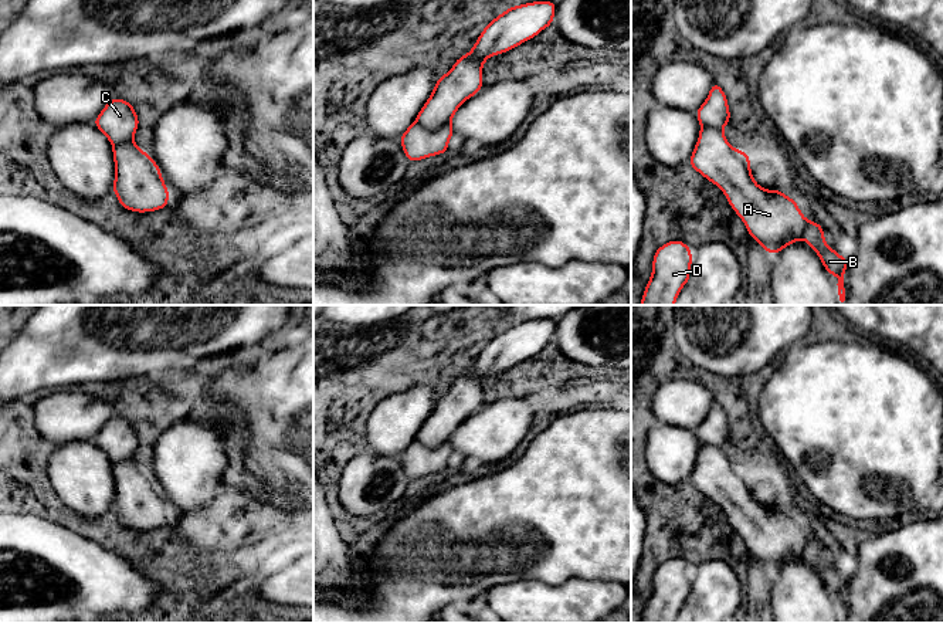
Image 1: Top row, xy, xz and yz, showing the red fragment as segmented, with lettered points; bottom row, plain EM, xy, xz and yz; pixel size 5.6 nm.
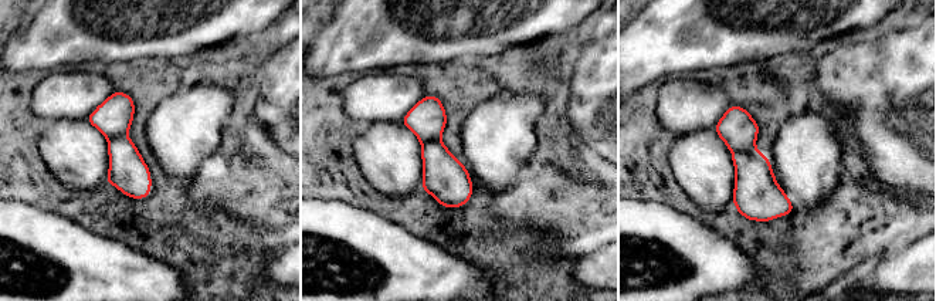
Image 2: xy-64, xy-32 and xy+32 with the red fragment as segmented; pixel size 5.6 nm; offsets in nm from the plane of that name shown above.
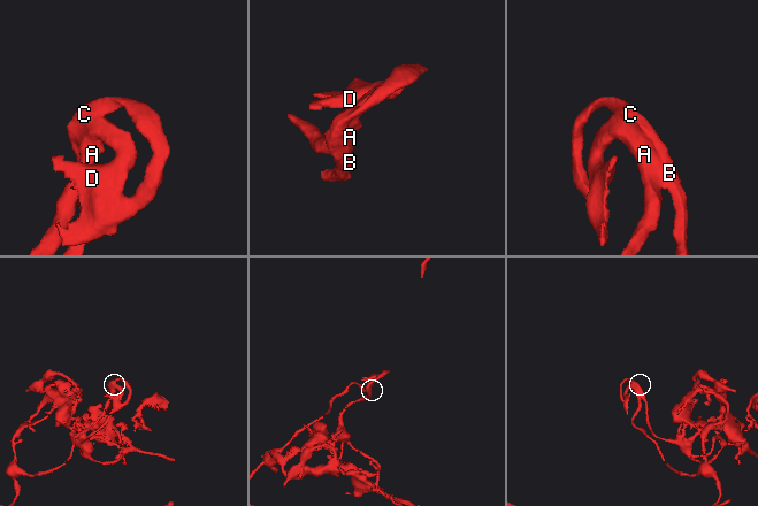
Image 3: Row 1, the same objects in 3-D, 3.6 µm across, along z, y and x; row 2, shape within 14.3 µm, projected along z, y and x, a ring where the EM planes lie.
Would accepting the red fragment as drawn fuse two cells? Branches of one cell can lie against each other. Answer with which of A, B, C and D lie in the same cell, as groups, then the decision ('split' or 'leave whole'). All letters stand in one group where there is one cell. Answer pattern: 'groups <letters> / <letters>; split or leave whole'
groups A B C D; leave whole

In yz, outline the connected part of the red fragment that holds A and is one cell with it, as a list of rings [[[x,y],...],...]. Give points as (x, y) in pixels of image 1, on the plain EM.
[[[718,400],[695,433],[701,448],[688,481],[723,509],[749,553],[770,573],[803,556],[818,572],[827,590],[838,595],[838,613],[844,620],[844,592],[849,578],[825,562],[822,544],[805,538],[797,518],[756,501],[749,473],[735,467],[722,448],[730,440],[730,429]]]

